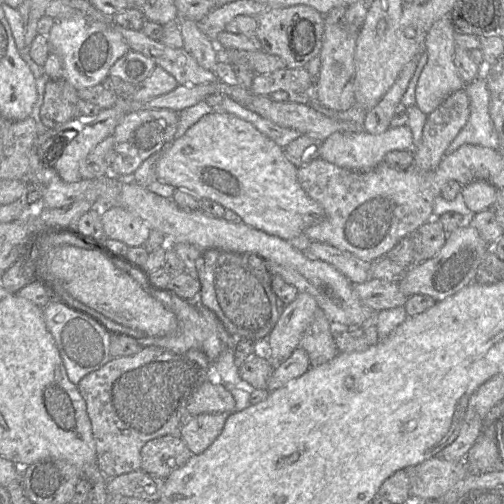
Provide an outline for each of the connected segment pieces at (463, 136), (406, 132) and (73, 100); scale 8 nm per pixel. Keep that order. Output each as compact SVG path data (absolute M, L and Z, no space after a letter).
M476 79L466 84L465 90L470 100L469 119L447 147L446 155L465 144L497 150L498 135L489 113L490 93L485 79Z
M408 125L388 128L379 135L369 134L365 130L333 133L323 141L320 158L340 167L367 171L383 163L385 155L393 150L413 150L413 135Z
M50 79L40 108L41 122L47 128L54 128L70 121L78 99L77 90L65 79Z

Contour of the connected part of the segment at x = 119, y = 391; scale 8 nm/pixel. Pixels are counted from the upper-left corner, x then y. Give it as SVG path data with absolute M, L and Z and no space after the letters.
M150 346L132 355L111 359L100 369L84 376L77 388L86 403L96 444L97 465L107 479L141 470L143 446L158 437L179 436L191 415L187 404L192 393L204 382L211 380L212 362L196 349L184 353Z

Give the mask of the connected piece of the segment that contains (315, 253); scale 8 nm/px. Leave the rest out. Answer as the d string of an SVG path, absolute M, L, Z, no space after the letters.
M311 241L306 252L312 258L335 267L354 285L372 279L371 262L364 261L348 251L318 241Z

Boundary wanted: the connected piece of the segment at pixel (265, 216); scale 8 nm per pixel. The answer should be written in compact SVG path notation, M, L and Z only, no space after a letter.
M214 112L203 116L196 124L191 126L183 136L175 138L169 144L156 165L156 176L157 180L170 184L175 188L189 190L199 198L209 198L220 203L226 209L234 211L241 218L241 221L250 227L290 241L292 238L303 234L307 227L315 225L325 219L323 206L312 199L301 187L297 177L297 170L298 167L287 158L284 149L258 131L253 124L228 112Z

